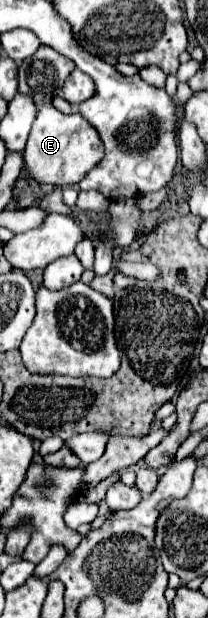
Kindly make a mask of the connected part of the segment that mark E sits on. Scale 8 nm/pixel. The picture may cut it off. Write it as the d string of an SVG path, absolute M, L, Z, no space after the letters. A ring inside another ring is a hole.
M44 105L38 109L28 137L28 145L24 149L24 169L28 171L28 177L54 187L78 185L84 175L100 163L102 157L104 147L98 131L88 121L84 121L80 113L64 115L54 105Z

